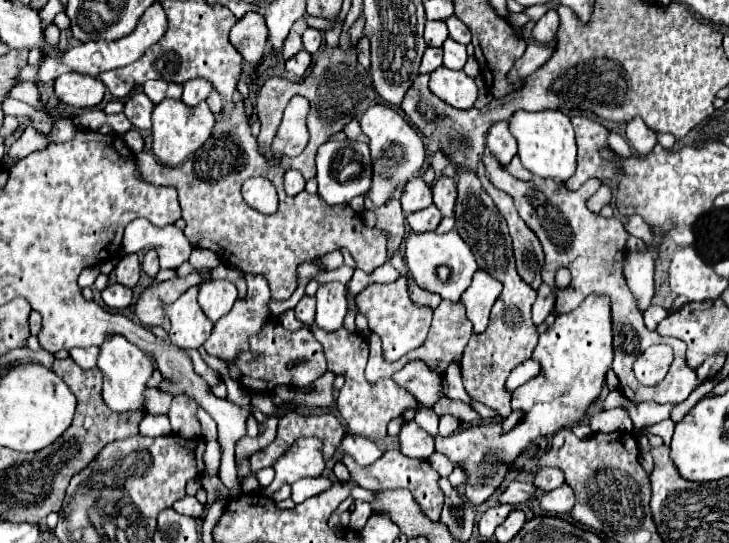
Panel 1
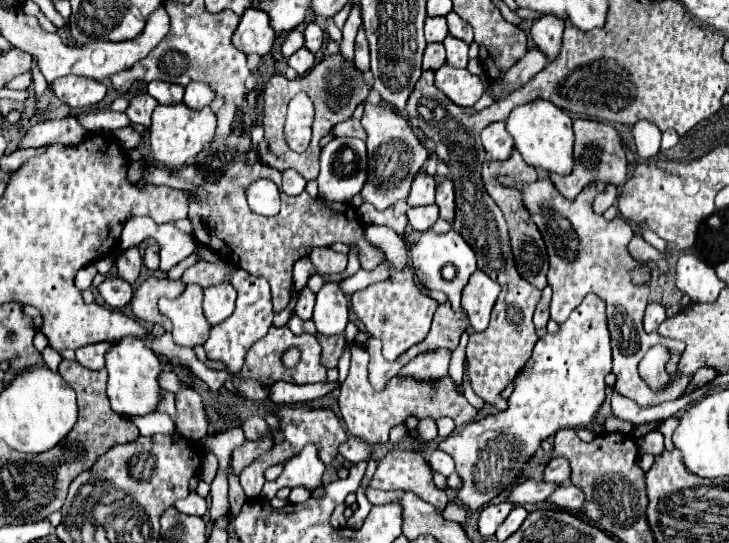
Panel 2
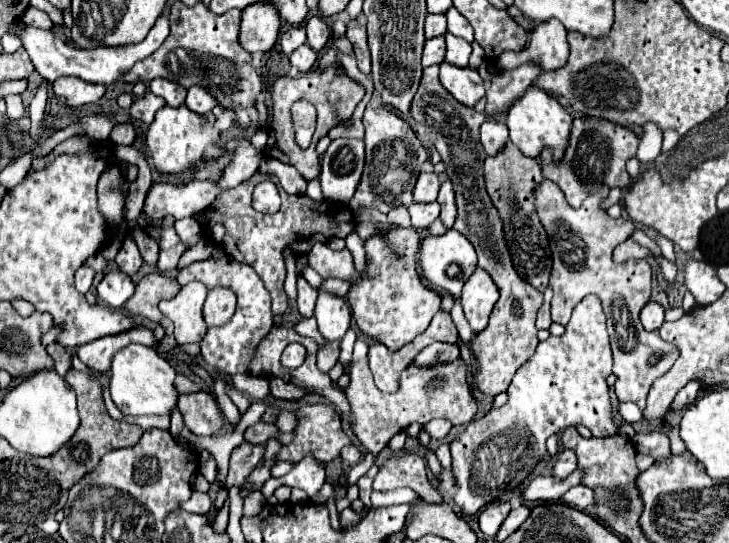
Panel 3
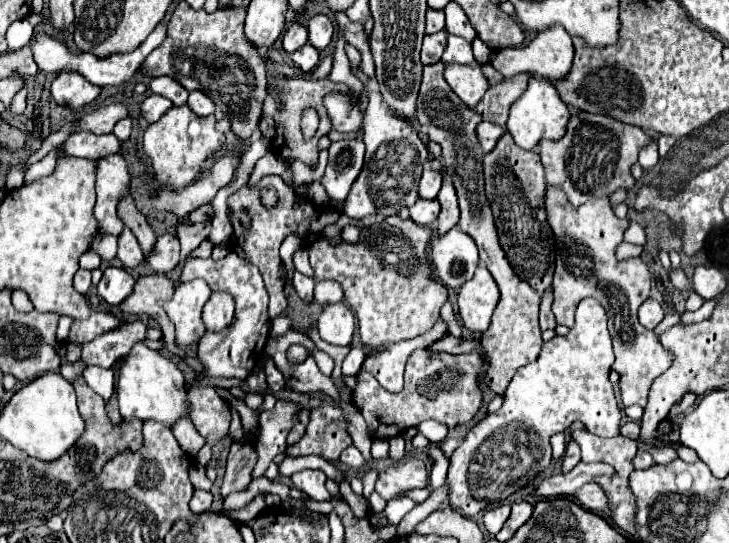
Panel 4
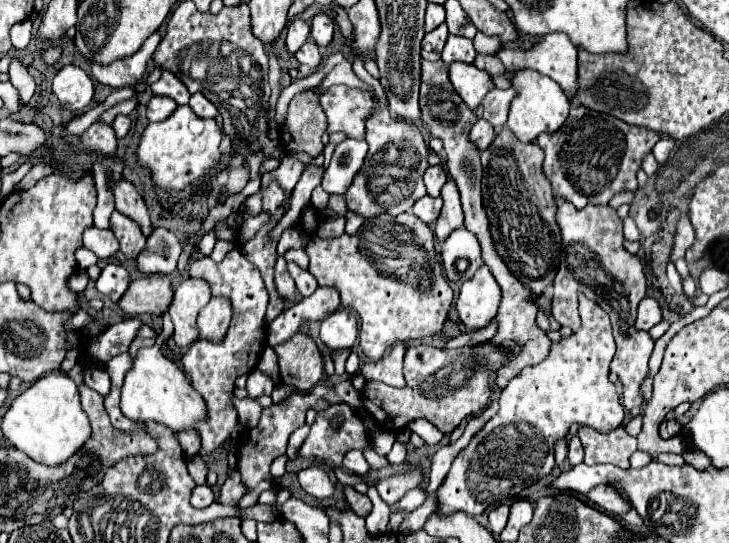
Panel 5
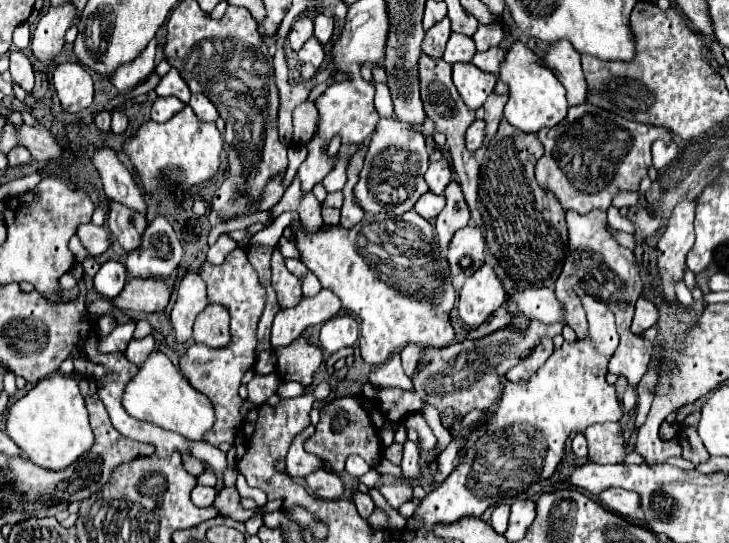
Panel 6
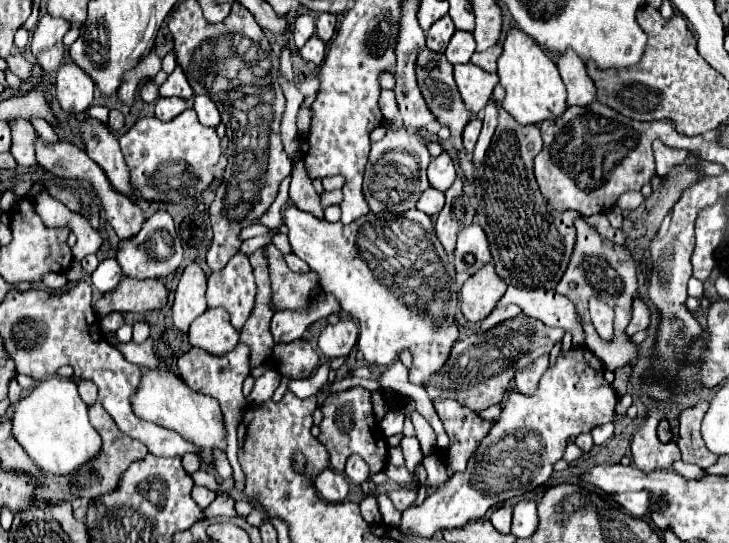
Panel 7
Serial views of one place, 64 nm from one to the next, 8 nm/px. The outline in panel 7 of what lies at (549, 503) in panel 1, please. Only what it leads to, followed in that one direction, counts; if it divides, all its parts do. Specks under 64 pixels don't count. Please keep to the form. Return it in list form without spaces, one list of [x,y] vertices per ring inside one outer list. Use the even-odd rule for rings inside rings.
[[[624,492],[624,494],[612,494],[614,500],[624,506],[634,518],[646,518],[650,514],[652,504],[652,492]]]

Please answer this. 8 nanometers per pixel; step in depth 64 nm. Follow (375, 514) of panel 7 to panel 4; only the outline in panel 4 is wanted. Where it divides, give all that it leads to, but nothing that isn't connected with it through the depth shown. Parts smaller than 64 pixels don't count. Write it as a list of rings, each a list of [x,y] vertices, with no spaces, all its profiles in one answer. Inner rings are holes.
[[[346,480],[340,482],[340,496],[348,502],[348,506],[350,506],[352,512],[354,512],[354,516],[358,516],[358,518],[368,518],[368,512],[370,512],[368,500],[366,500],[364,496],[354,494],[352,488],[350,488],[350,484],[348,484]]]

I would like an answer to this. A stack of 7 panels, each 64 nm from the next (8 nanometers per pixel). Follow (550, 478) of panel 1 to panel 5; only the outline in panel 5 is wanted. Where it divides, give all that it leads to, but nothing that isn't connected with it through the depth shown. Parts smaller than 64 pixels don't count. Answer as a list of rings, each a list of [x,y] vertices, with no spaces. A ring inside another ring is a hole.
[[[572,436],[570,438],[570,444],[568,444],[568,460],[572,464],[580,464],[584,458],[584,448],[580,444],[580,438],[578,436]]]

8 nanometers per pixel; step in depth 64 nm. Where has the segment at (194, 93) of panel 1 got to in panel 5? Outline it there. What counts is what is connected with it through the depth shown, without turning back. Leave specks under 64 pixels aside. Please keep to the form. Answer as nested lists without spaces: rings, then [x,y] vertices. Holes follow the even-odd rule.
[[[200,92],[190,96],[190,108],[194,110],[194,114],[198,118],[216,118],[216,114],[218,114],[216,106],[208,98],[204,98]]]

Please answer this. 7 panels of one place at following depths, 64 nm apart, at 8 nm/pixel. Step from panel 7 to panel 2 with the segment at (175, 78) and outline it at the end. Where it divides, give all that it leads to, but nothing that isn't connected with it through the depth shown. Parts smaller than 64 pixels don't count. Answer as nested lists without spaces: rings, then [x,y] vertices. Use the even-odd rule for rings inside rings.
[[[158,80],[148,84],[148,94],[152,94],[160,104],[180,104],[184,96],[184,88],[178,84],[168,84]]]

